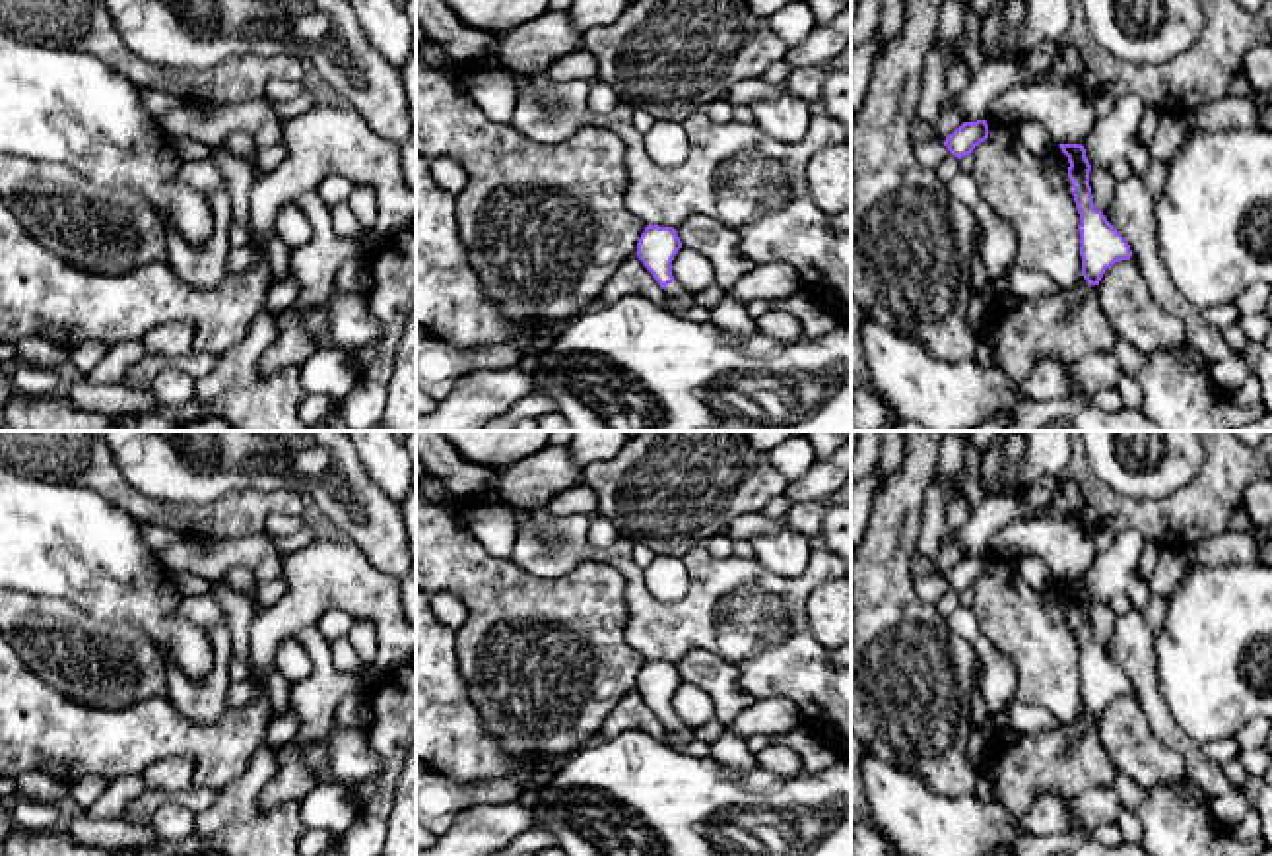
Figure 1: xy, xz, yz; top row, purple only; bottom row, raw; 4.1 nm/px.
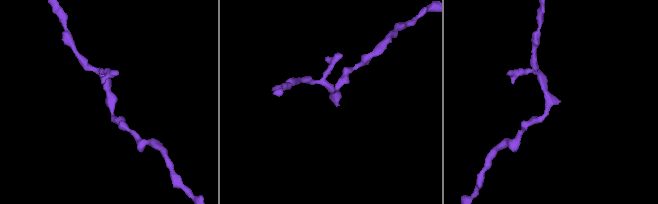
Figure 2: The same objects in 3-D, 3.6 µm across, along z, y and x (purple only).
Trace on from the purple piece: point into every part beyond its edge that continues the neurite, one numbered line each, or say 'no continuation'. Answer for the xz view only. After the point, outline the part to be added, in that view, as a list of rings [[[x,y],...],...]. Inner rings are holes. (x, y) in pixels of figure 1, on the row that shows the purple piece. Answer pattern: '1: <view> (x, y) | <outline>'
1: xz (672, 290) | [[[678,281],[668,283],[664,291],[666,291],[666,295],[672,297],[678,305],[682,305],[682,307],[686,307],[686,309],[693,307],[691,297],[682,291],[682,287],[680,287]]]

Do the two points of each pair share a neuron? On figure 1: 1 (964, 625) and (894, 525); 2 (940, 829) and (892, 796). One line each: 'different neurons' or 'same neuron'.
1: different neurons
2: same neuron

